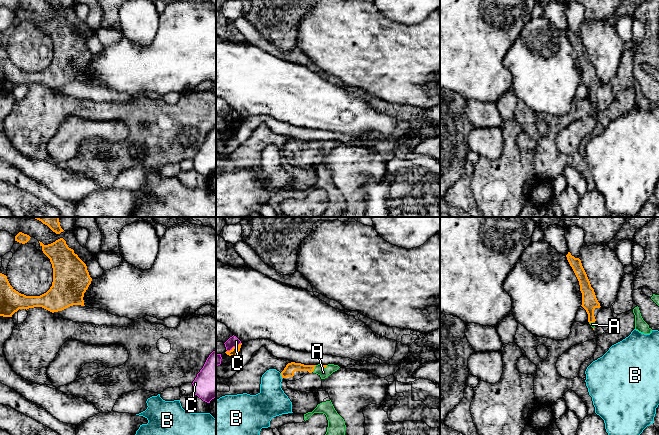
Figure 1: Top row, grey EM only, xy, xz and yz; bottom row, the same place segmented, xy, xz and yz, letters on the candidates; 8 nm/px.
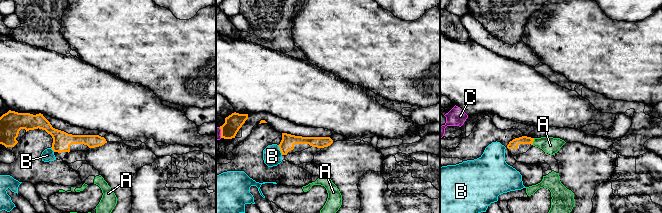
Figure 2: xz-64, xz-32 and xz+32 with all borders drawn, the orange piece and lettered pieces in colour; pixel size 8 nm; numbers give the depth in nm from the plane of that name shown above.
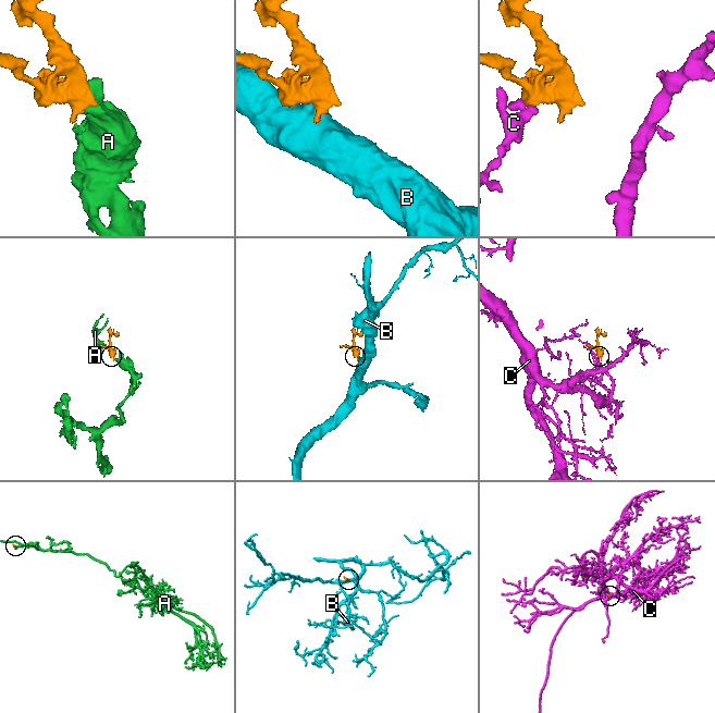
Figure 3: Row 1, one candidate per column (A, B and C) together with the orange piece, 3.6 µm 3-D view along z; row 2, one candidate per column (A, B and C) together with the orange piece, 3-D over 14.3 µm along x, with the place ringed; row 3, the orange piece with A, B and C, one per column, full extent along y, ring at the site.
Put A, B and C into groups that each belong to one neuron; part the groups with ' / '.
A / B / C

